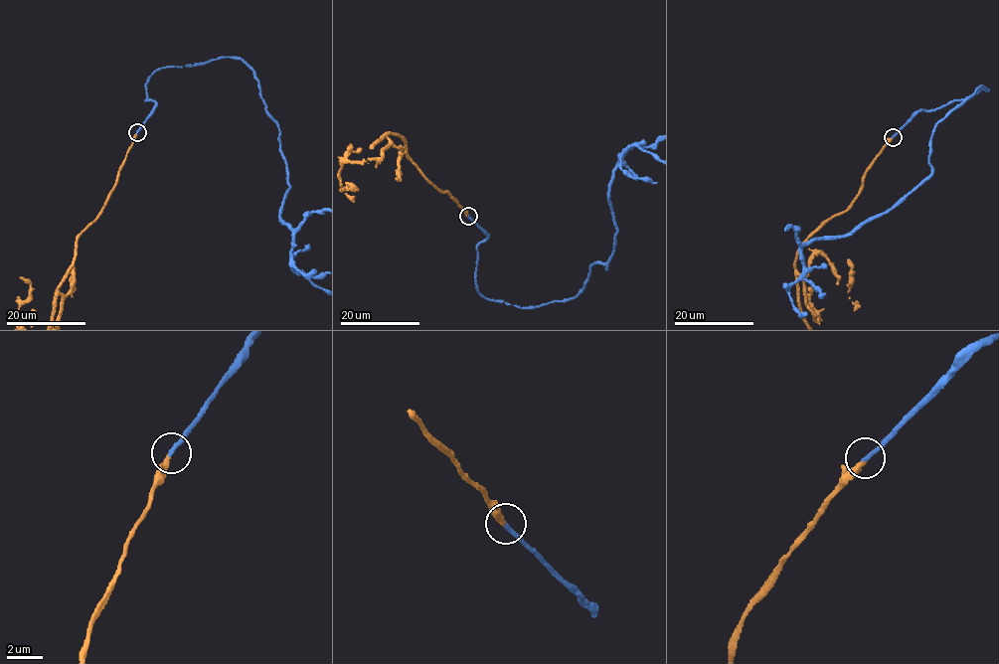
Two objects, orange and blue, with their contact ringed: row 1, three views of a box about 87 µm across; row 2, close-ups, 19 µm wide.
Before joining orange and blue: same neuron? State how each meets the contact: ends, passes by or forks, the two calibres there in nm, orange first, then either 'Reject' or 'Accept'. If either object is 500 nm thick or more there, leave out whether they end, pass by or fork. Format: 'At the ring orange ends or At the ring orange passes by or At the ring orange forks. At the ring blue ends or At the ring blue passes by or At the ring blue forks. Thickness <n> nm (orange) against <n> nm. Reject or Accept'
At the ring orange ends. At the ring blue ends. Thickness 280 nm (orange) against 240 nm. Accept

